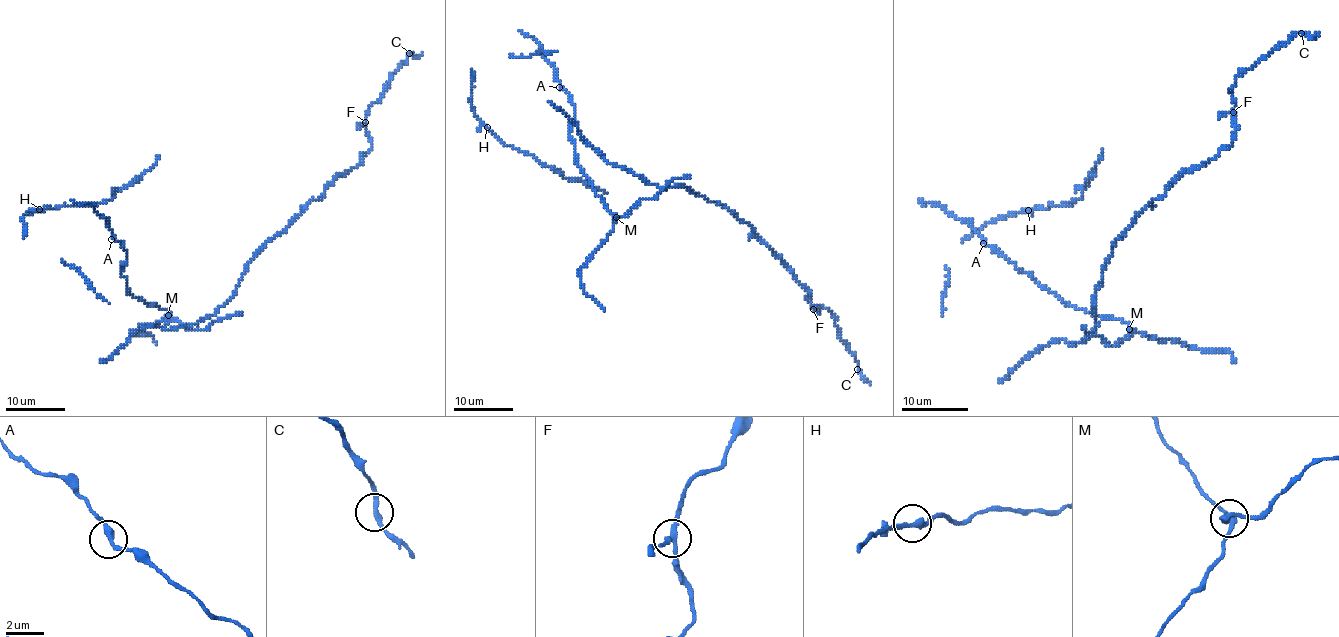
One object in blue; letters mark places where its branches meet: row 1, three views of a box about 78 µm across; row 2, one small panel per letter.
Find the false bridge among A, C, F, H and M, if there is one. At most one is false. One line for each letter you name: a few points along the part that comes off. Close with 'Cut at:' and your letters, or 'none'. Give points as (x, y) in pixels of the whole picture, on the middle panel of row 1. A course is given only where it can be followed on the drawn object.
M: (615, 217), (626, 216), (642, 199), (654, 198), (673, 179), (691, 176)
Cut at: M

